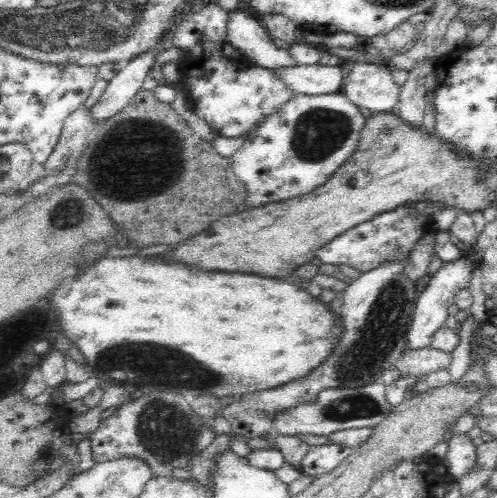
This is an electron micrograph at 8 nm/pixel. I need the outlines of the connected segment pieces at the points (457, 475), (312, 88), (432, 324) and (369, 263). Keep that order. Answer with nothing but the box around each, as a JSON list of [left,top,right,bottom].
[[445,434,476,480],[272,65,342,96],[405,256,472,350],[316,206,431,273]]

